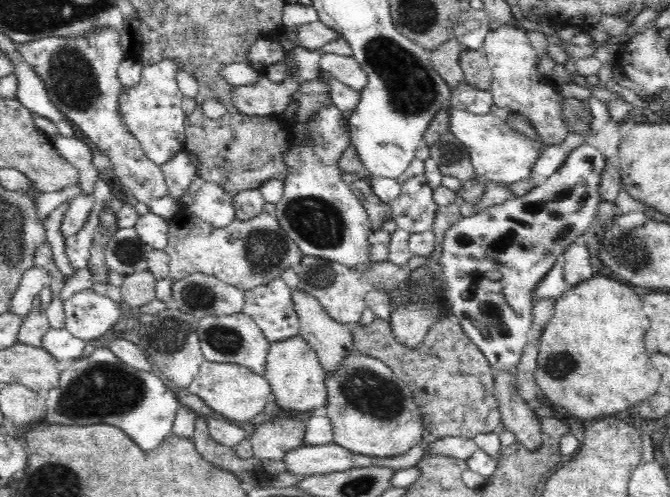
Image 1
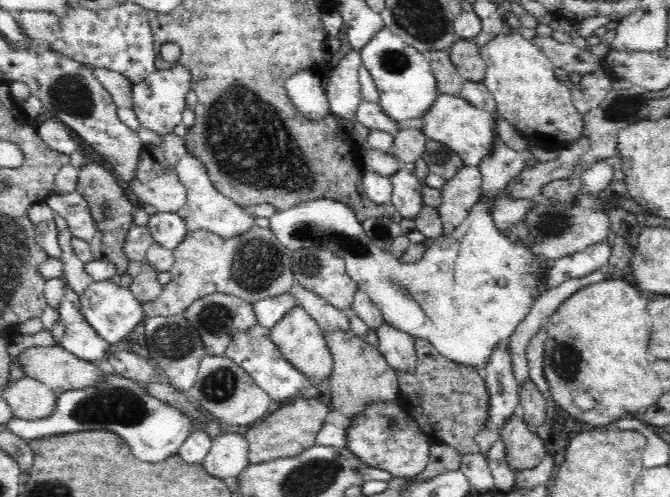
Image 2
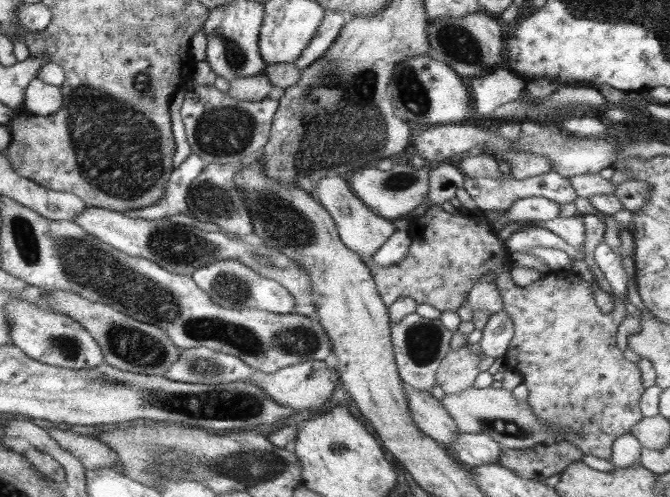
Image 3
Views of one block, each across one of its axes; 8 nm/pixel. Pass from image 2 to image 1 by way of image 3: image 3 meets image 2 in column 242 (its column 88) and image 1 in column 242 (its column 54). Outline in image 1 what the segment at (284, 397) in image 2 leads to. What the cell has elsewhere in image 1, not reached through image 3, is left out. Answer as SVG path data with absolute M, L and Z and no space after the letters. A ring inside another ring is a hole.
M237 313L229 316L209 315L199 321L197 328L203 357L210 362L225 362L246 366L252 372L264 376L267 354L271 342L263 331L246 314Z

